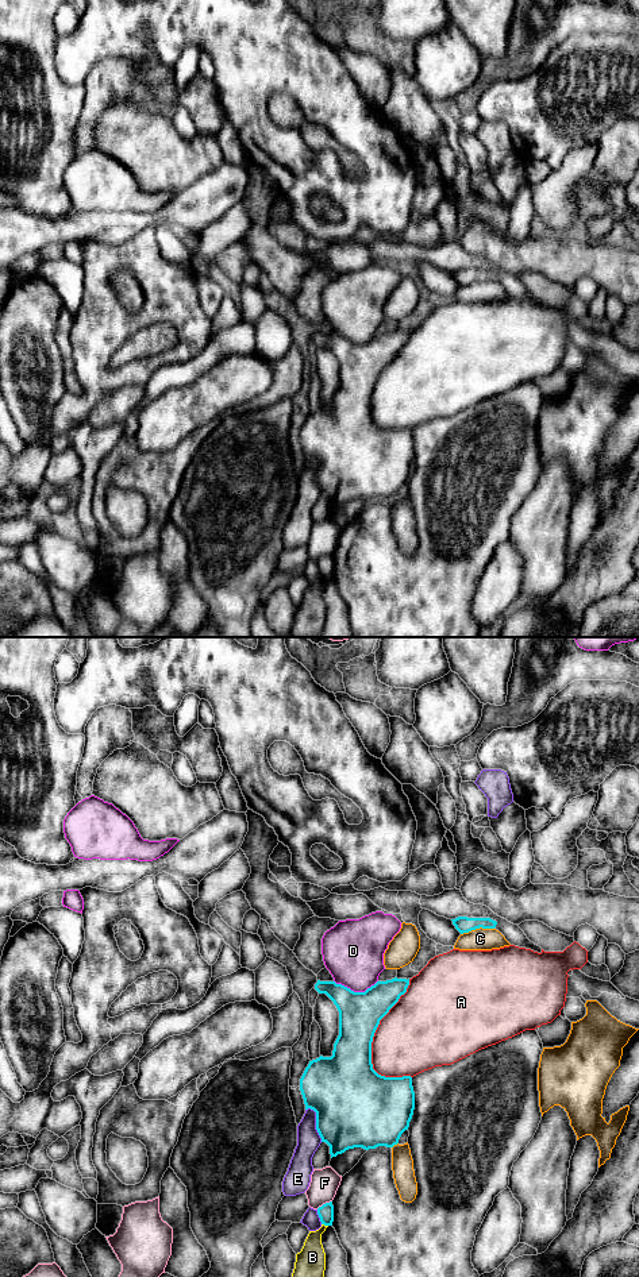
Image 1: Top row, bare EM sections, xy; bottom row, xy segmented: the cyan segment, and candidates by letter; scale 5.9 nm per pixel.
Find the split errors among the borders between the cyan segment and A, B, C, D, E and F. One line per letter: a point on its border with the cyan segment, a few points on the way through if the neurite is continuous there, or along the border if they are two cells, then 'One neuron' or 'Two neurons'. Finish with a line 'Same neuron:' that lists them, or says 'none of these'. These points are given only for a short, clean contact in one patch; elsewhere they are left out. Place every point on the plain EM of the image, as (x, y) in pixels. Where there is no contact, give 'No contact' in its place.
A: Touches cyan at xy (376, 381). Two neurons
B: Touches cyan at xy (324, 577). Two neurons
C: Touches cyan at xy (477, 280). Two neurons
D: Touches cyan at xy (355, 344). Two neurons
E: Touches cyan at xy (316, 475). Two neurons
F: Touches cyan at xy (323, 556). Two neurons
Same neuron: none of these

